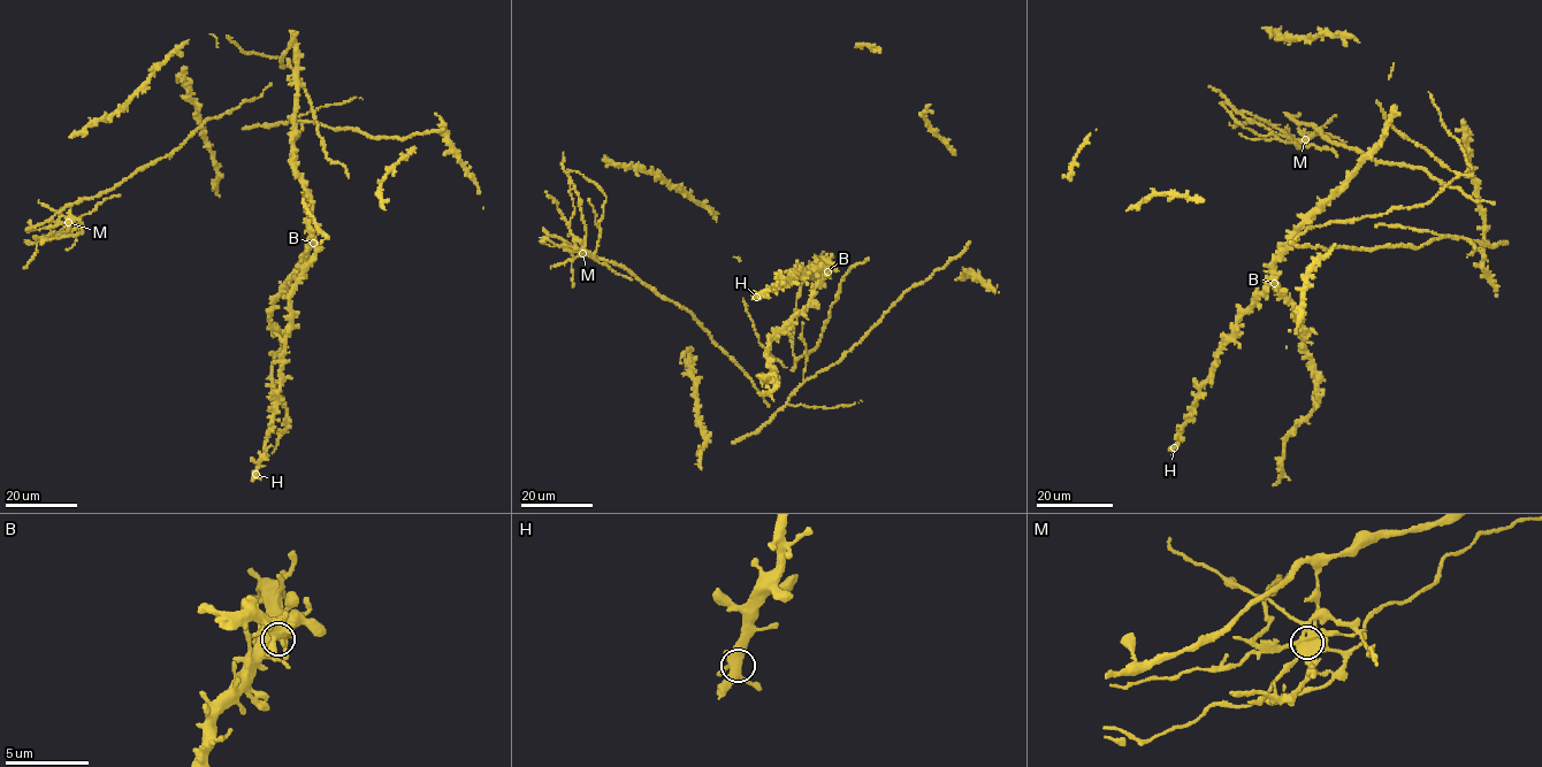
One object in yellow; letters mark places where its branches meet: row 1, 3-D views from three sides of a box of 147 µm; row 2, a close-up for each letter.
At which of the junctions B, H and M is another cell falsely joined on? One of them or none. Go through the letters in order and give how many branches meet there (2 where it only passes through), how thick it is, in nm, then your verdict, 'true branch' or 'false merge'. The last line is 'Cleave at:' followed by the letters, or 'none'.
B: 4 | 500 nm | true branch
H: 5 | 440 nm | true branch
M: 7 | 460 nm | false merge
Cleave at: M

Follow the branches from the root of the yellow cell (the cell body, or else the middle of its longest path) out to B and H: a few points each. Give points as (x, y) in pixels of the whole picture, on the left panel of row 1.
B: (297, 76), (280, 60), (295, 40), (292, 153), (311, 199), (313, 243)
H: (297, 76), (280, 60), (295, 40), (292, 153), (311, 199), (315, 254), (291, 296), (281, 385), (256, 474)

